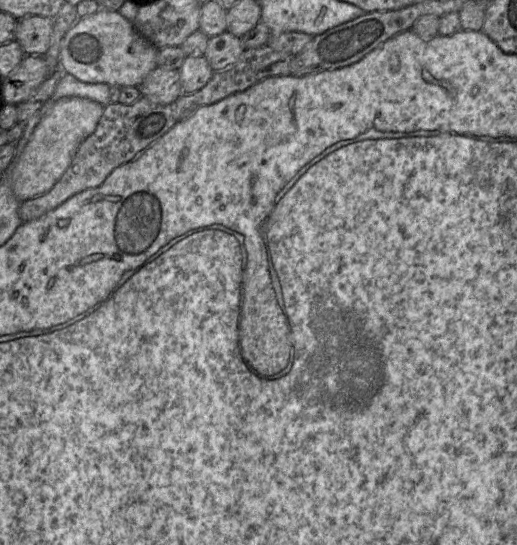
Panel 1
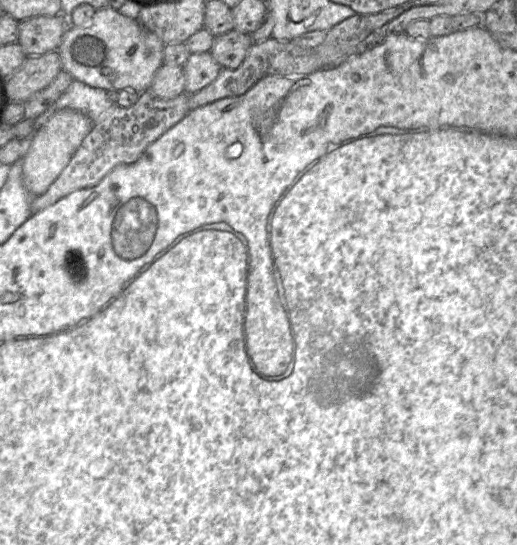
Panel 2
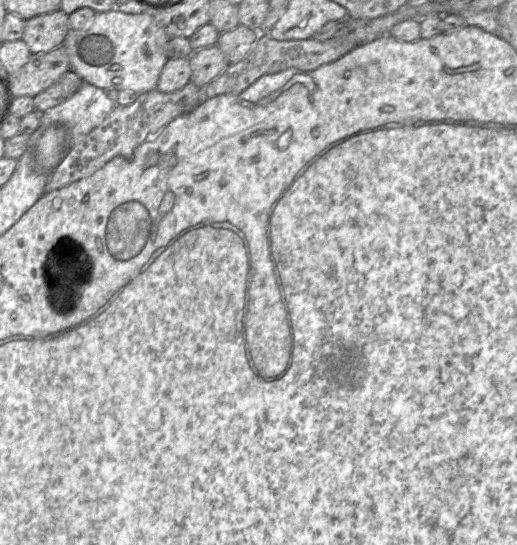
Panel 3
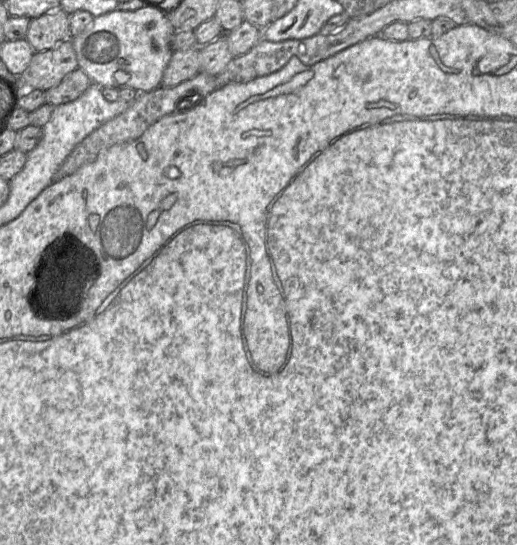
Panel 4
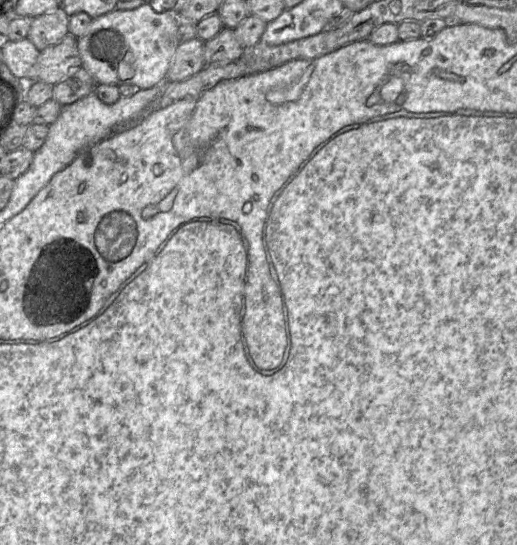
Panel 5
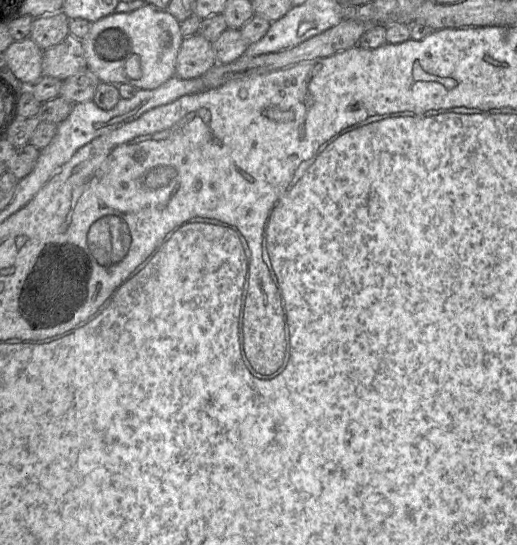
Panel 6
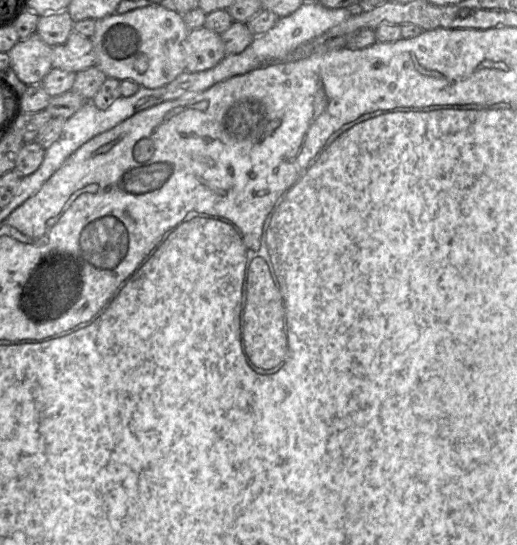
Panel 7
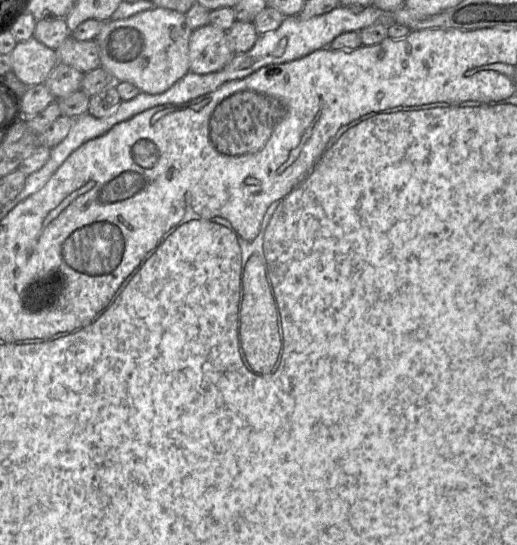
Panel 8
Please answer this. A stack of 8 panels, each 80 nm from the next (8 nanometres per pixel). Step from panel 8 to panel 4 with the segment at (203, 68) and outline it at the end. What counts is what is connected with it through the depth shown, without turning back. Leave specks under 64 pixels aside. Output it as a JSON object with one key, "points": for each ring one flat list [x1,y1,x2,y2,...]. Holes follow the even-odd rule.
{"points":[[199,47,174,51,162,76,161,87,174,87,200,72]]}

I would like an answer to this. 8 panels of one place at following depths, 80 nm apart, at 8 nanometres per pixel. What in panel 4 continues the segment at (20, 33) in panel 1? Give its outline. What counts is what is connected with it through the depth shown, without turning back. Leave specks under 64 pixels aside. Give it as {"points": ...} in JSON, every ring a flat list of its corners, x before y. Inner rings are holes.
{"points":[[61,7,30,19,26,40,35,52,49,50,70,38,70,15]]}

